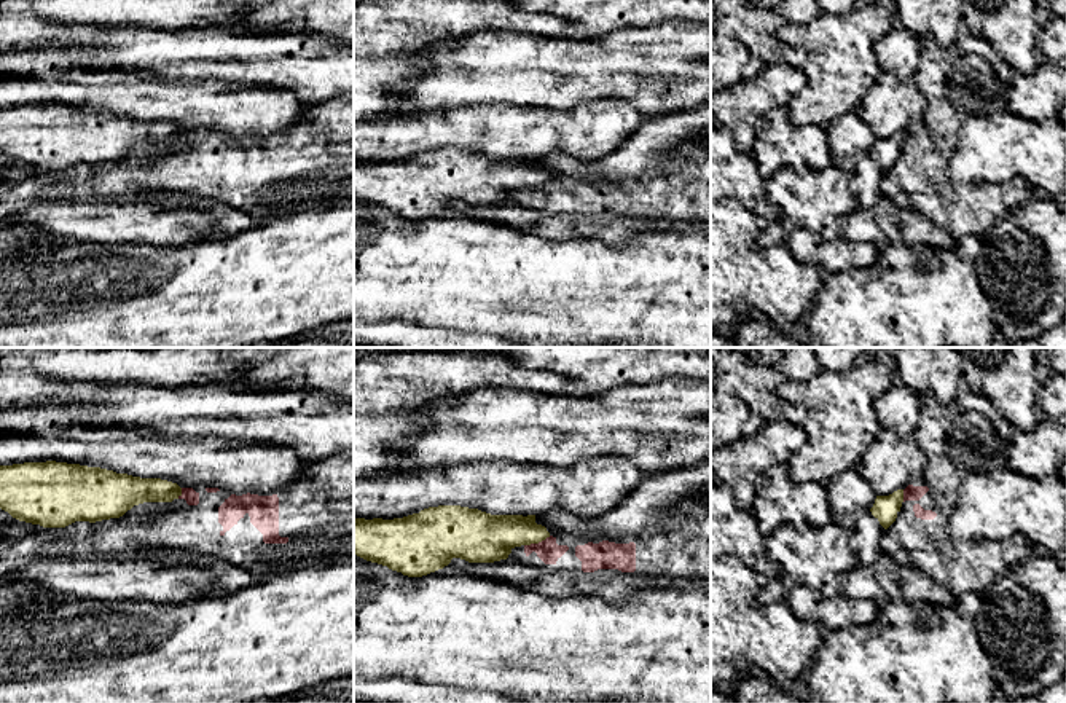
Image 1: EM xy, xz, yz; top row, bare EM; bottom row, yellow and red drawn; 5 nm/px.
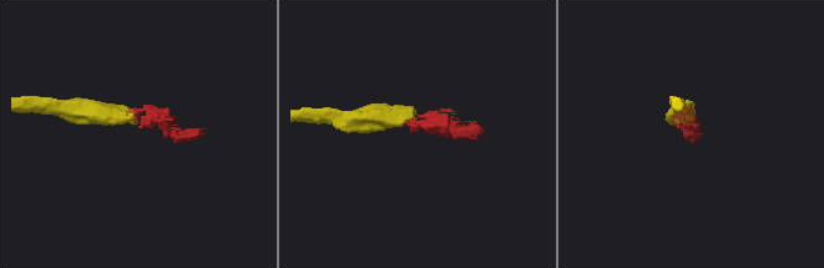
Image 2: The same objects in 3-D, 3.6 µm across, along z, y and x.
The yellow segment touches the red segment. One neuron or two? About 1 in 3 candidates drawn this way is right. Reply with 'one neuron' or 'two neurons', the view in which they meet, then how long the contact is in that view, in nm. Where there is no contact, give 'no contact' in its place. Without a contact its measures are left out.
two neurons; contact in xz; length 140 nm

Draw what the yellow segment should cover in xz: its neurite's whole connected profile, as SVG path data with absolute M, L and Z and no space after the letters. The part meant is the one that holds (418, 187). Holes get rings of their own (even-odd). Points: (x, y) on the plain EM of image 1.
M438 148L403 161L354 161L354 196L408 220L443 212L453 201L468 206L507 202L515 190L550 180L535 158L491 158Z

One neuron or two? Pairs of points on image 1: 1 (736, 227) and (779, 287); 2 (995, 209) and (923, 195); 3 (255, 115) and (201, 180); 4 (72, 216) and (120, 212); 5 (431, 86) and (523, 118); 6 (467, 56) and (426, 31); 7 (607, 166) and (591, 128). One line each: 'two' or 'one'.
1: one
2: one
3: two
4: one
5: two
6: two
7: two

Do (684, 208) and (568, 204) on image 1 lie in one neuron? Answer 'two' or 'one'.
one

